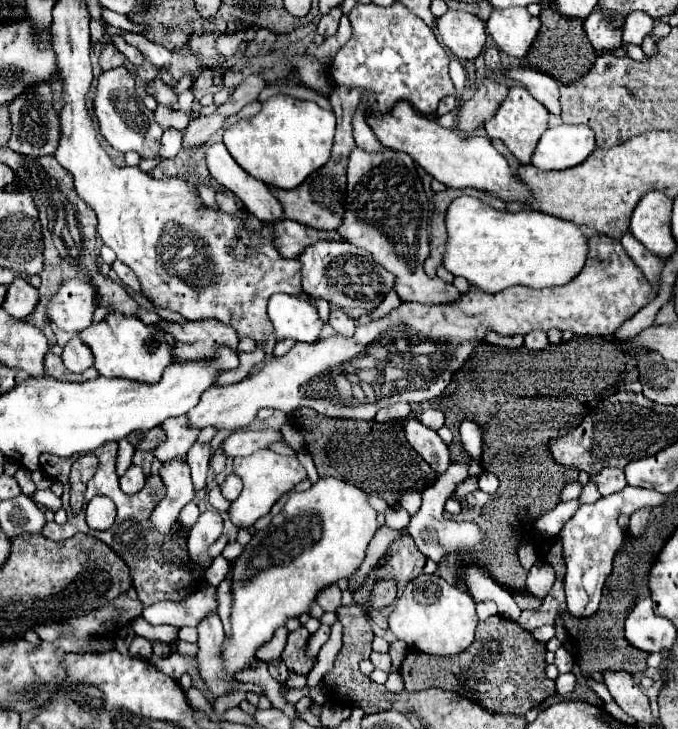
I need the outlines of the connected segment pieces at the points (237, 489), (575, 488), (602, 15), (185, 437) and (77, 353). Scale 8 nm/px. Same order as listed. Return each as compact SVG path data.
M229 474L229 476L225 478L225 482L221 484L223 496L225 496L227 500L231 500L231 502L241 494L241 488L243 488L243 482L241 482L241 478L237 478L235 474Z
M571 482L571 484L567 484L567 486L563 488L563 492L561 492L561 502L569 502L569 500L579 498L581 490L583 490L583 486L581 486L579 482Z
M593 10L583 22L583 30L597 52L613 52L621 48L621 30L611 28L607 12Z
M187 414L185 416L177 416L177 418L169 418L161 424L161 428L167 434L167 440L157 446L153 450L153 456L161 462L169 462L181 456L187 456L189 448L193 446L193 442L199 436L197 428L191 428L187 422Z
M73 338L65 348L63 348L63 364L71 372L85 372L87 368L93 366L93 354L89 348L85 348L79 338Z

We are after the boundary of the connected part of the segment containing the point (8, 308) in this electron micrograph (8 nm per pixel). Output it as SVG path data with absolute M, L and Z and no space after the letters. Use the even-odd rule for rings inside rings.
M17 278L9 290L3 304L3 310L15 318L27 318L39 302L39 292L27 284L25 278Z

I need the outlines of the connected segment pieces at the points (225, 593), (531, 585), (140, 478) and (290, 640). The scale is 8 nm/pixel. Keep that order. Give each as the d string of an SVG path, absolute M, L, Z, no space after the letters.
M233 562L229 566L229 572L227 572L227 578L219 584L217 588L217 600L219 600L219 610L217 614L221 616L221 622L225 626L225 636L229 638L231 634L231 602L233 602L233 596L231 596L231 582L233 582Z
M539 560L537 564L531 566L529 576L527 576L527 592L537 596L537 598L545 598L551 590L555 582L555 570L551 568L549 562Z
M131 466L131 468L125 472L125 476L119 478L119 484L121 484L121 490L123 490L125 494L135 494L135 492L139 492L139 490L143 488L143 484L145 484L145 474L143 474L143 470L141 470L139 466Z
M301 626L295 632L289 632L287 636L287 646L281 654L281 662L287 666L289 672L297 672L307 676L311 672L311 668L315 666L317 658L311 658L307 654L307 642L309 642L311 634L307 632L305 626Z

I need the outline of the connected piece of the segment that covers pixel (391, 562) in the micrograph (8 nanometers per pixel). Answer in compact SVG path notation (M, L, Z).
M405 534L397 540L393 540L389 550L385 552L385 556L379 560L379 564L367 576L367 582L363 582L361 588L353 592L353 600L357 604L365 604L373 584L377 580L383 580L385 576L393 576L397 586L403 590L403 586L407 586L413 578L417 578L421 574L421 570L425 566L425 560L427 558L417 550L411 536Z

